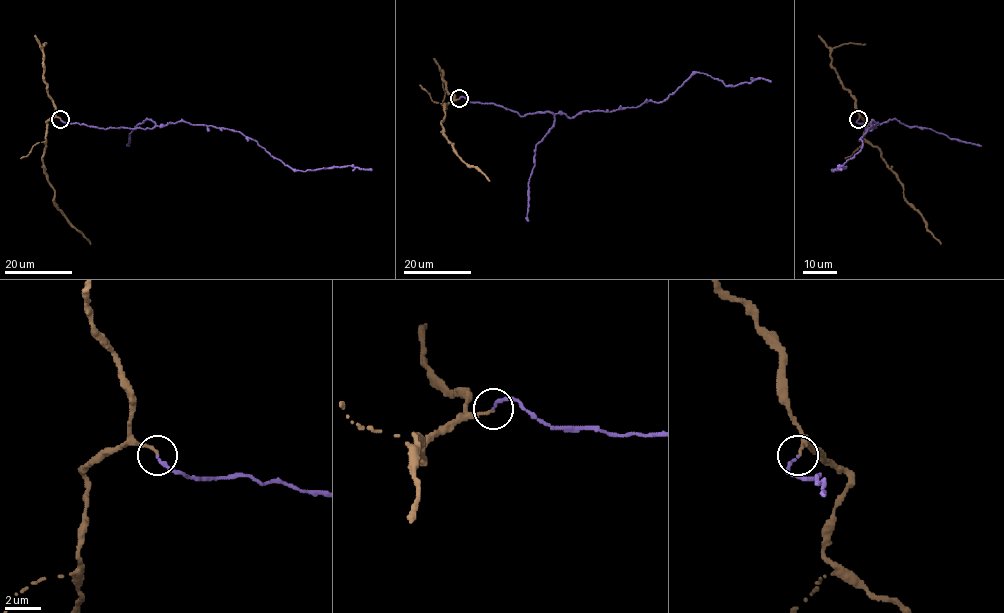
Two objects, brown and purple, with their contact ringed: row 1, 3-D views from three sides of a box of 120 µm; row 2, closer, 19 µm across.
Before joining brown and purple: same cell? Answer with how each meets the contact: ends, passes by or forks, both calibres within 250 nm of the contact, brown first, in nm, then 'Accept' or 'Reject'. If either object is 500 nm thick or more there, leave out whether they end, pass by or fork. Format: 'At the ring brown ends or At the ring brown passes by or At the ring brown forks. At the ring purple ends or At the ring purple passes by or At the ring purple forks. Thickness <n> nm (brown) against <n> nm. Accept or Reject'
At the ring brown ends. At the ring purple ends. Thickness 180 nm (brown) against 200 nm. Accept

